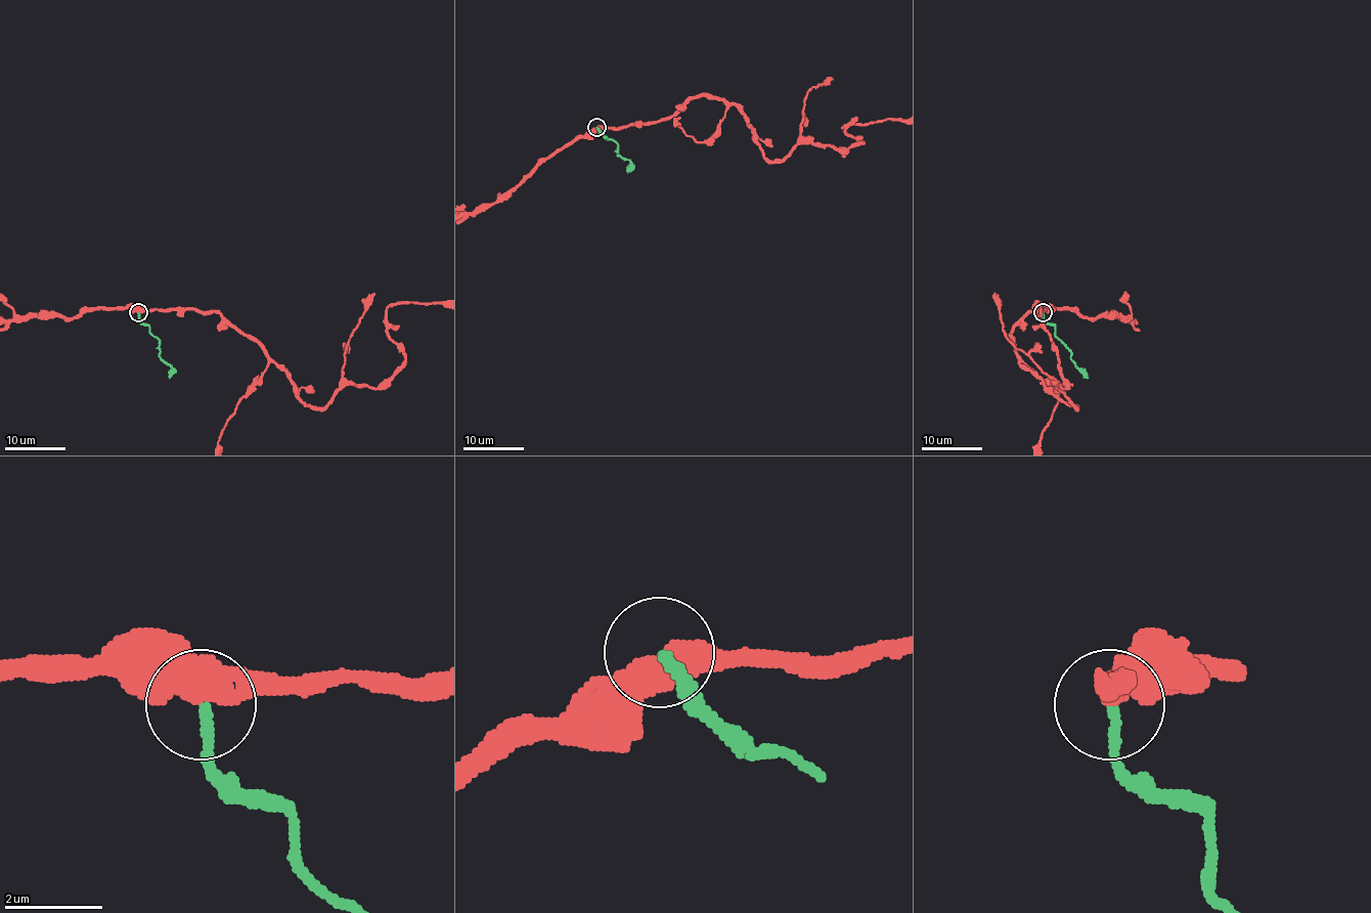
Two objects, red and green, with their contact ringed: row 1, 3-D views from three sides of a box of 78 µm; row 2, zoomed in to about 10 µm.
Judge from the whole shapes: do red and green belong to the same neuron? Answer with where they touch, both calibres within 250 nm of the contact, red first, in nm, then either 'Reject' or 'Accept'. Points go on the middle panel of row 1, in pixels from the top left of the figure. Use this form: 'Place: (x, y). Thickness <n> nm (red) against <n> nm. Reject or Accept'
Place: (596, 127). Thickness 480 nm (red) against 200 nm. Reject

